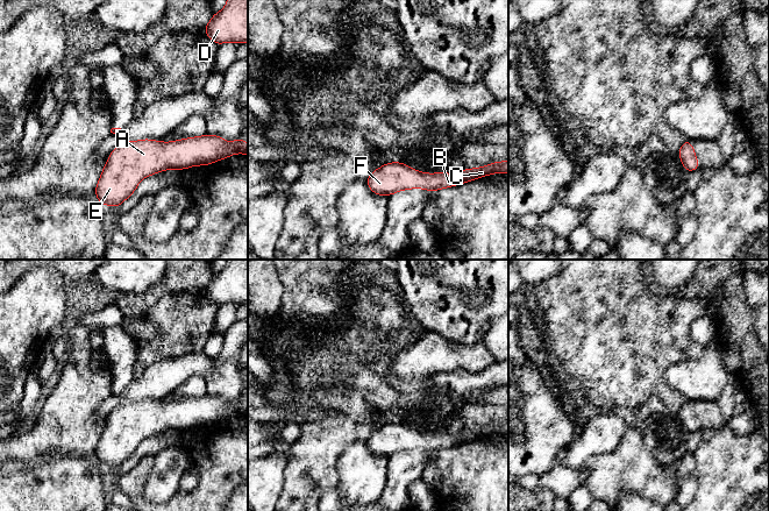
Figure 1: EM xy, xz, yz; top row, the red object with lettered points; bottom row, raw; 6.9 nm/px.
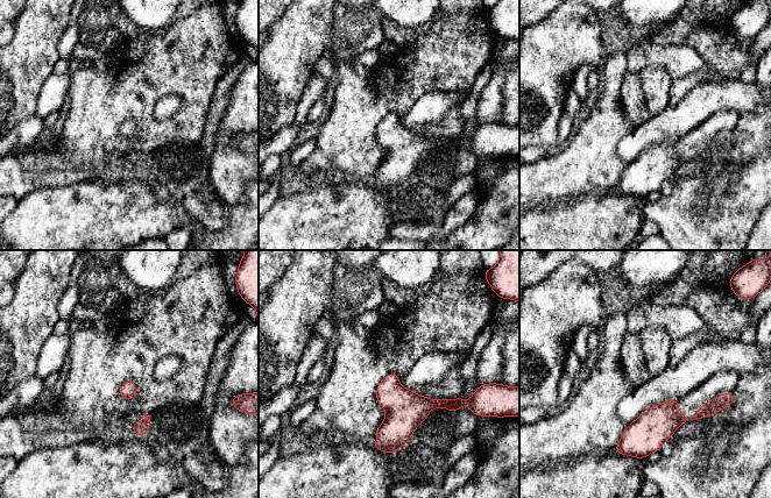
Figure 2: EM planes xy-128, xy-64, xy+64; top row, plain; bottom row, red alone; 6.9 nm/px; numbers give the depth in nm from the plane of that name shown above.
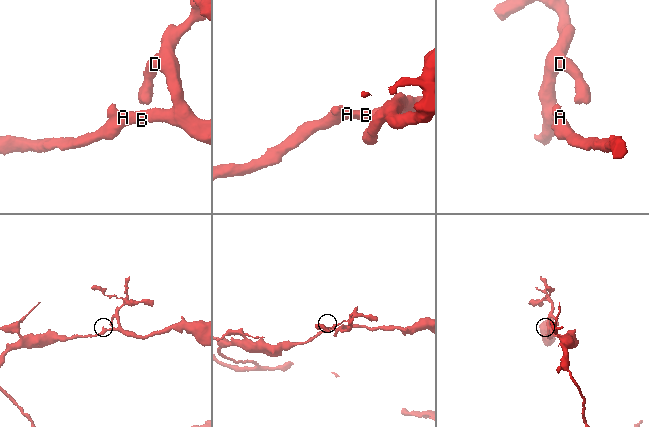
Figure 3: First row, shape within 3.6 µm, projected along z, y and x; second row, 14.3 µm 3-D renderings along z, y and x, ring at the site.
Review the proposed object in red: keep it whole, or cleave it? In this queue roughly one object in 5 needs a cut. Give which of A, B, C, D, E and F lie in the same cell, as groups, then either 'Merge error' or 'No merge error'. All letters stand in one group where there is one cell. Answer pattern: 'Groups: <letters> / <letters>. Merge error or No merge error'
Groups: A B C D E F. No merge error

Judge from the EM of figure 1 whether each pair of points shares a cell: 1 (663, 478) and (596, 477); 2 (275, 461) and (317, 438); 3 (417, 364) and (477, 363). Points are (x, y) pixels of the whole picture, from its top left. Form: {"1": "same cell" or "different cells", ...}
{"1": "same cell", "2": "different cells", "3": "same cell"}

